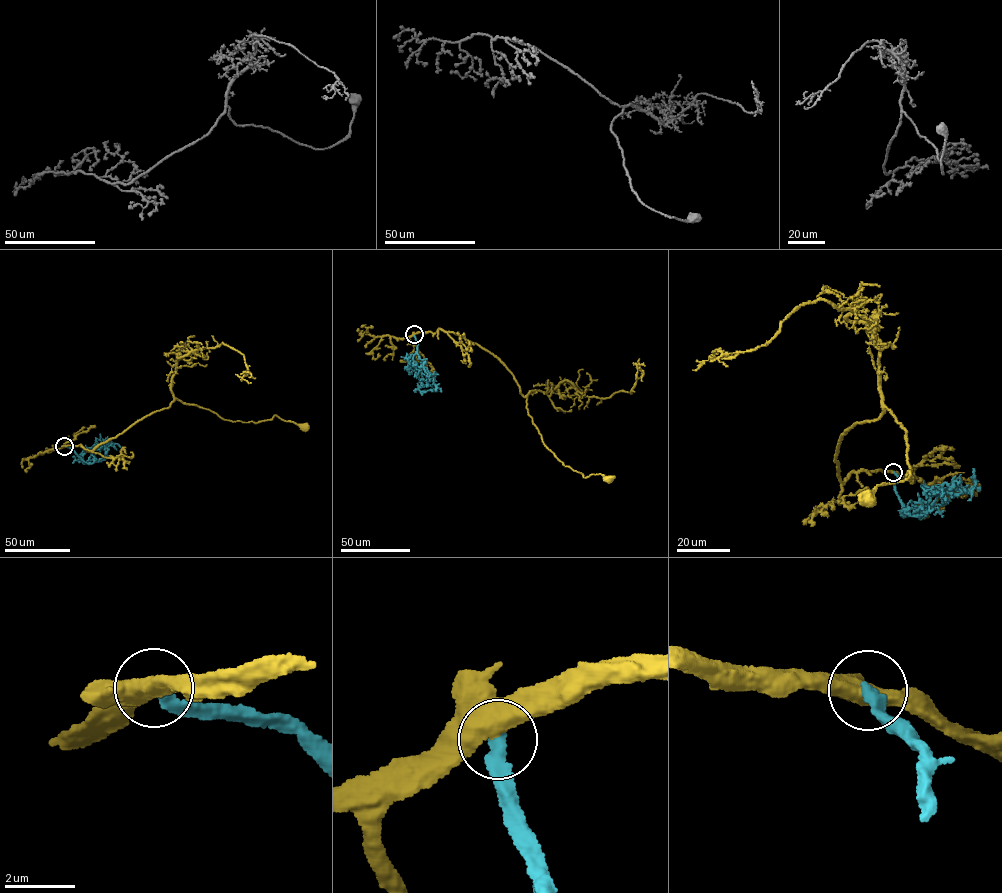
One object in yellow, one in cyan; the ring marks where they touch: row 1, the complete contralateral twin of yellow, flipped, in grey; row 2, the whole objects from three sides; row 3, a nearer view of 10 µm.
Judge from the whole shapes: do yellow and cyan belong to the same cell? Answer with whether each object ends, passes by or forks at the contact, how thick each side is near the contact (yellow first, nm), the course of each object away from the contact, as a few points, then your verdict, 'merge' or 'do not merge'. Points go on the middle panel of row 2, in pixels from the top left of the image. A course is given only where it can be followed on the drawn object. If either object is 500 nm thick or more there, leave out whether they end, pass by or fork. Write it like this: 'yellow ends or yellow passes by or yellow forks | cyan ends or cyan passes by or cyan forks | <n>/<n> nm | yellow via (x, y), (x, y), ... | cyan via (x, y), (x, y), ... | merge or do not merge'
500/400 nm | yellow via (414, 334), (453, 332), (498, 358), (526, 397), (529, 414), (548, 448), (583, 477), (598, 474), (608, 479) | cyan via (414, 334), (418, 343), (413, 361), (421, 370), (421, 380), (405, 357), (406, 353) | do not merge

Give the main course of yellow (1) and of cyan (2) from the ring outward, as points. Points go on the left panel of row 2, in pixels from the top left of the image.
1: (64, 446), (92, 451), (175, 398), (233, 421), (256, 422), (275, 415), (304, 427)
2: (64, 446), (73, 449), (84, 463), (96, 445), (87, 450), (80, 460), (72, 457)

